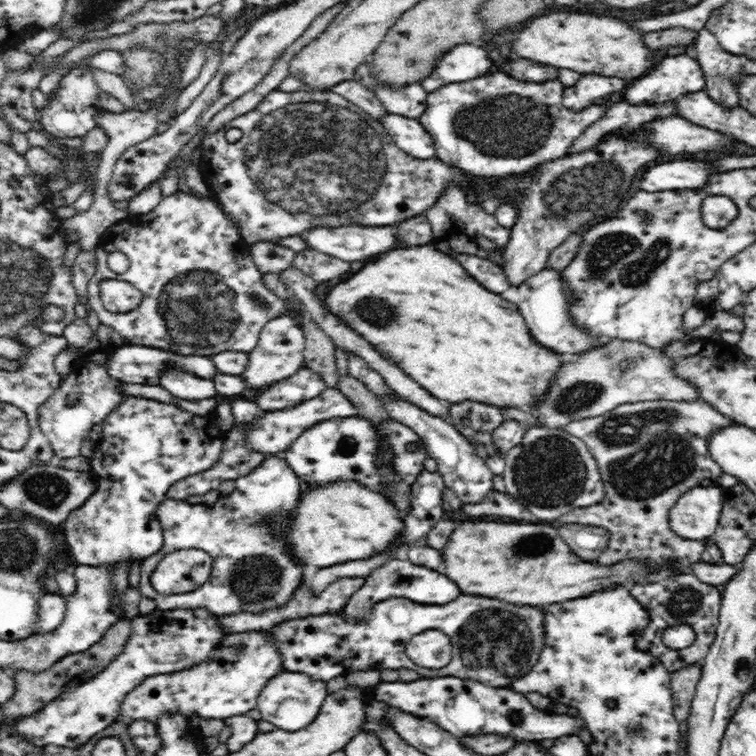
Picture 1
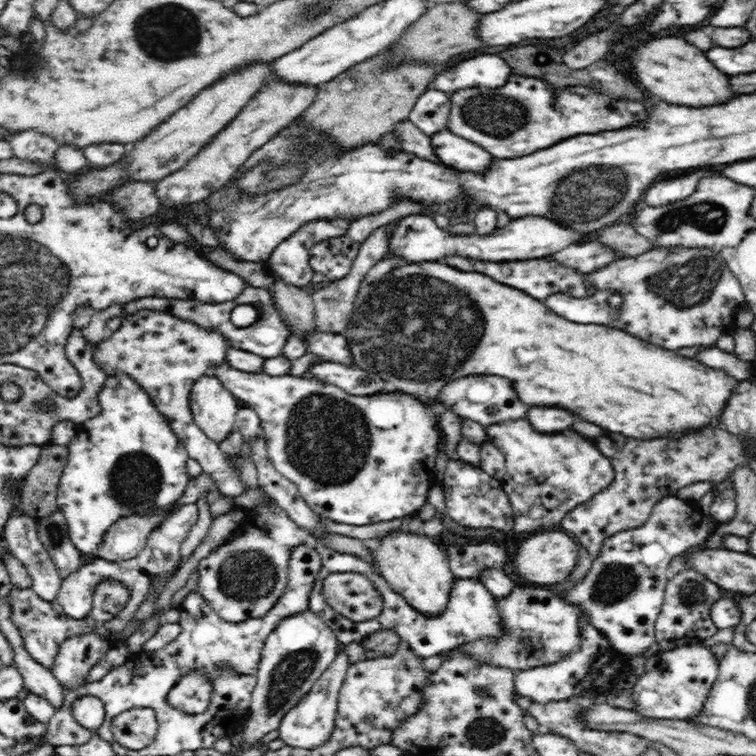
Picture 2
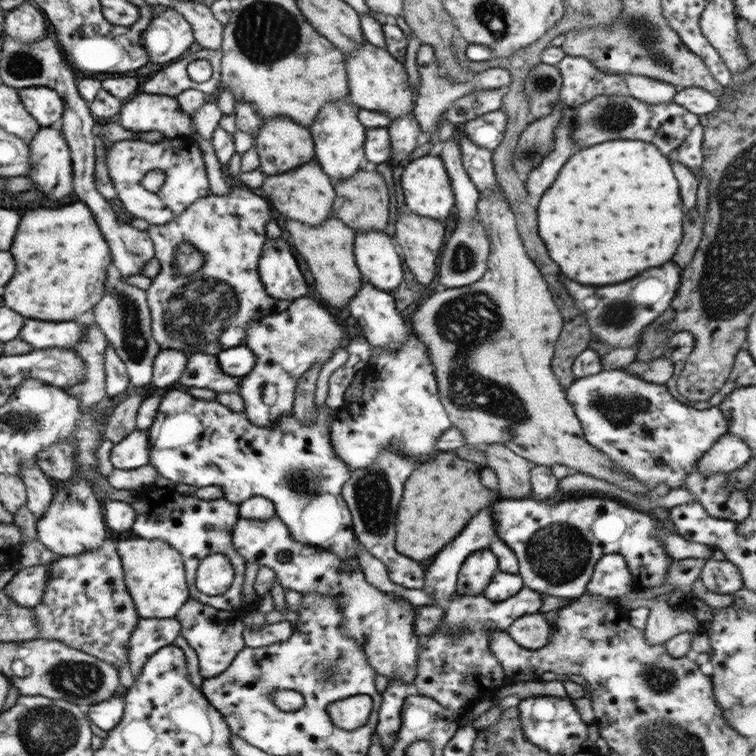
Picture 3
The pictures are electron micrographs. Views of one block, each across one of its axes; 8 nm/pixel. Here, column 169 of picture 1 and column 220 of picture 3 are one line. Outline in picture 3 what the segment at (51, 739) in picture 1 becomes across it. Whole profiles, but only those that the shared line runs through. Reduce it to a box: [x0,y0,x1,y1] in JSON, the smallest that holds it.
[175,598,245,680]

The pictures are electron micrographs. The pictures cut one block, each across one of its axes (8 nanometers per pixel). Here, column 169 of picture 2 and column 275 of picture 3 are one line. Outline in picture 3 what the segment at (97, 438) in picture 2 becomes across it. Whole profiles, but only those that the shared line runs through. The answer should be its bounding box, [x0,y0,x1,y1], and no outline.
[147,390,361,572]

